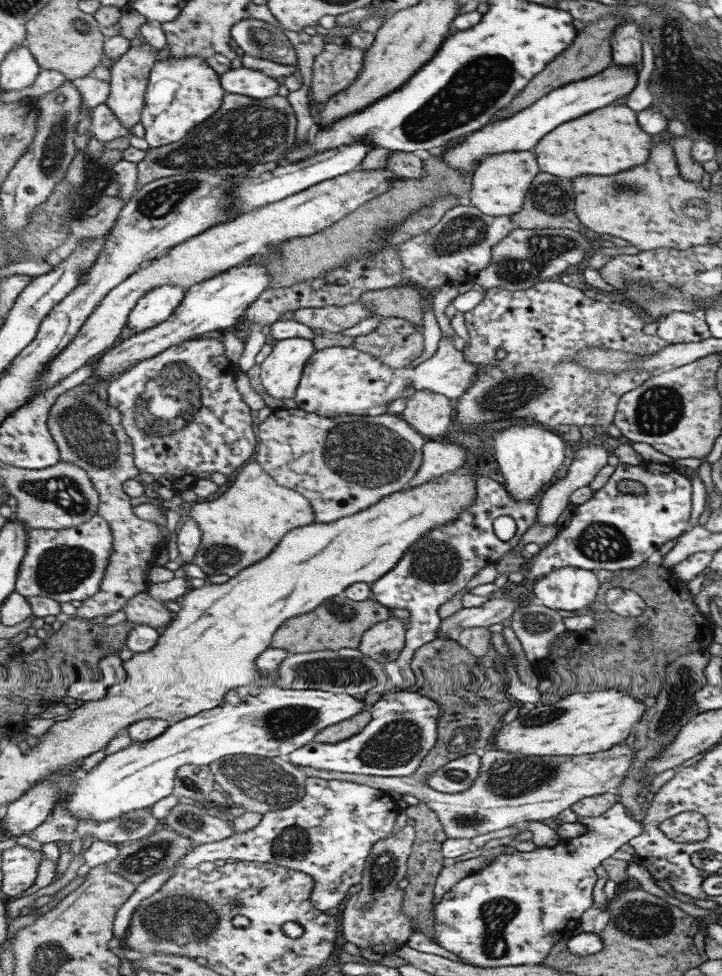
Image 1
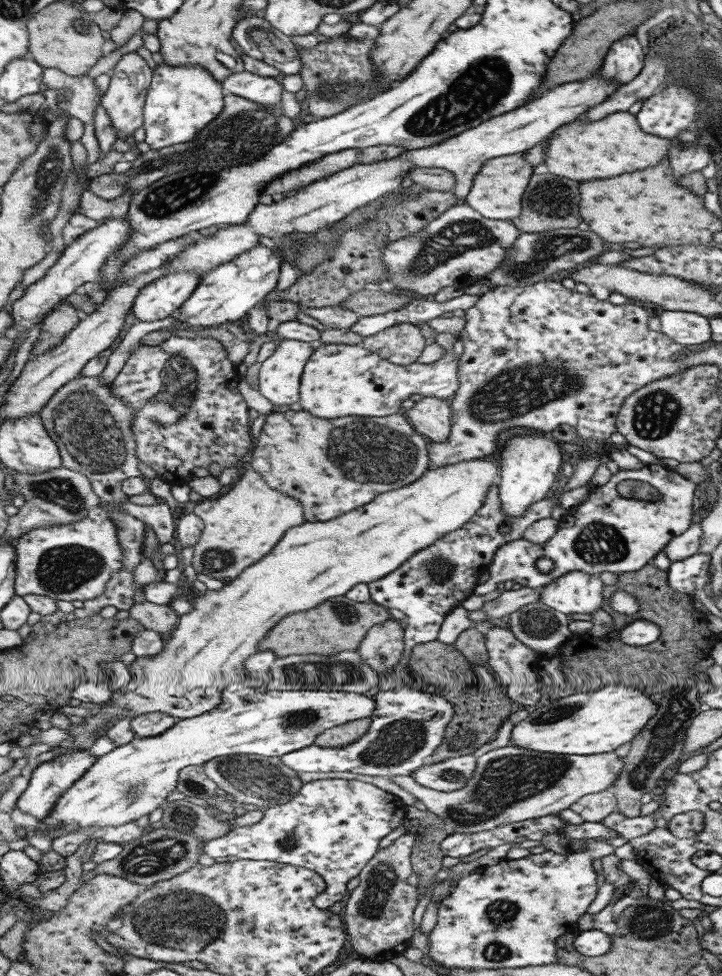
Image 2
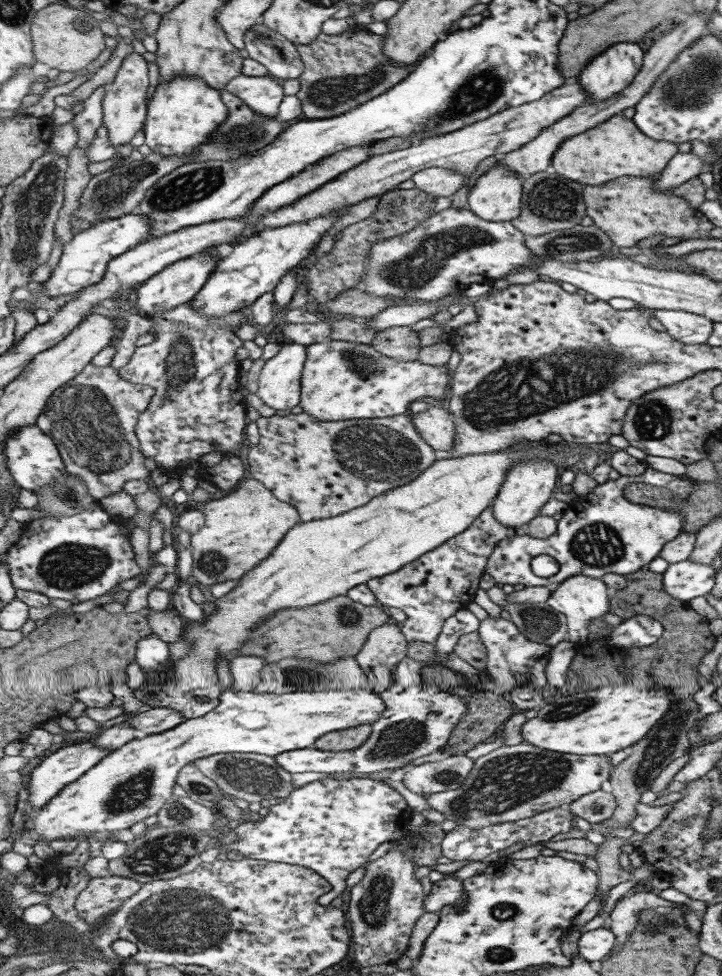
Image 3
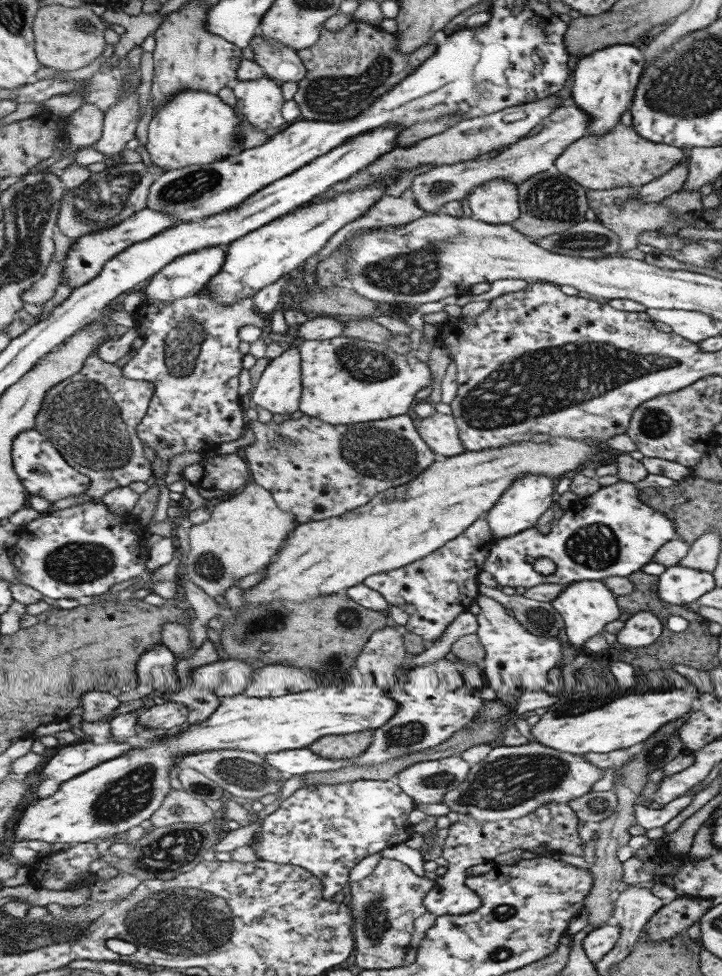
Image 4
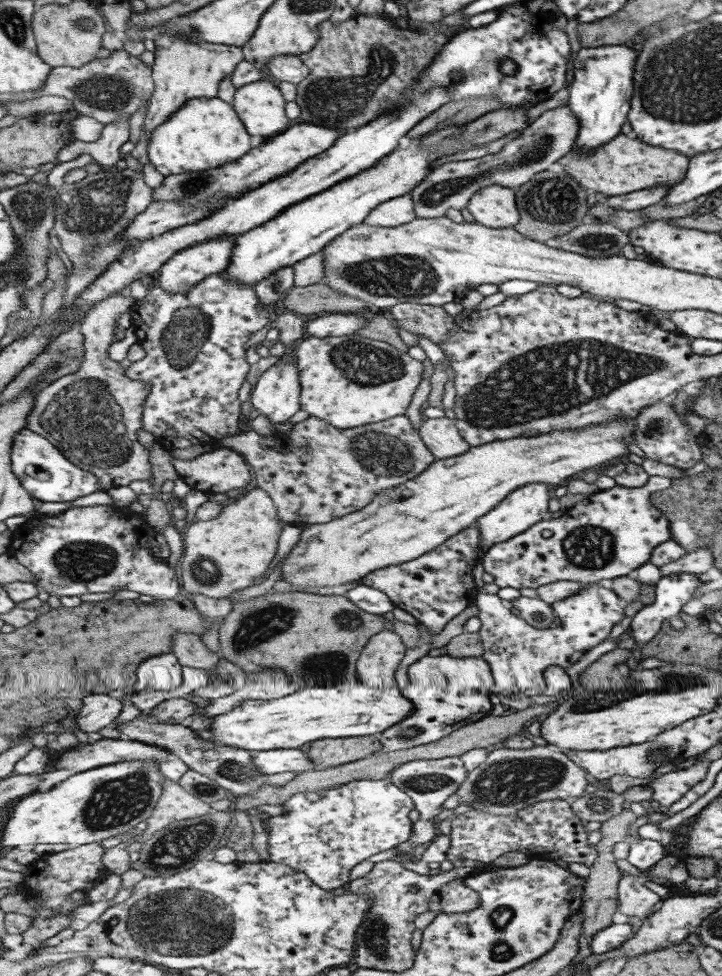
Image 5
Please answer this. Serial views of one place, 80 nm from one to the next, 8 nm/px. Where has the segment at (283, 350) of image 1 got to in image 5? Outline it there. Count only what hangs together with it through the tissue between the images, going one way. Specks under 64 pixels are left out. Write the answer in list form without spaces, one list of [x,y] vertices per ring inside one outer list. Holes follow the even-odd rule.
[[[277,361],[252,387],[250,402],[272,424],[287,422],[302,409],[300,370],[295,361]]]

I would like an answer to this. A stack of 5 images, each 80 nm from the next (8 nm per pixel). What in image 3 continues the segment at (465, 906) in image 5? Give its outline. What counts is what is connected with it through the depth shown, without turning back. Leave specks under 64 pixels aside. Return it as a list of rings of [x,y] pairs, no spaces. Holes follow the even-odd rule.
[[[567,806],[550,808],[543,812],[538,812],[537,816],[515,822],[505,822],[488,826],[487,828],[469,828],[468,826],[457,825],[449,831],[442,842],[443,856],[455,860],[487,861],[490,854],[503,851],[517,842],[522,842],[526,846],[548,841],[555,834],[567,832],[573,826],[572,815]],[[454,872],[432,883],[424,906],[427,911],[439,914],[445,907],[462,907],[467,901],[468,894],[466,894],[463,882],[455,879]]]

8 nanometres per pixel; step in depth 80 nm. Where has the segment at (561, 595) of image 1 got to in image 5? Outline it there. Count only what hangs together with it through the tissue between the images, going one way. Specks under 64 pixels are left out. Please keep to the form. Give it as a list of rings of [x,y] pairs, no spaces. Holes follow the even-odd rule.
[[[588,583],[577,594],[553,602],[550,607],[558,618],[559,624],[549,626],[549,629],[546,630],[541,630],[541,626],[533,628],[523,618],[515,616],[509,608],[503,606],[503,600],[497,594],[479,593],[475,602],[479,609],[477,617],[483,621],[483,628],[478,634],[481,636],[485,647],[483,659],[491,665],[491,673],[493,673],[493,679],[495,679],[495,686],[491,692],[496,694],[499,694],[499,692],[521,692],[525,696],[535,696],[535,694],[547,689],[545,678],[543,678],[545,668],[559,666],[565,670],[578,662],[585,653],[587,654],[587,650],[609,638],[613,625],[625,617],[622,610],[624,603],[610,589],[607,590],[606,588],[607,586],[601,583]]]

